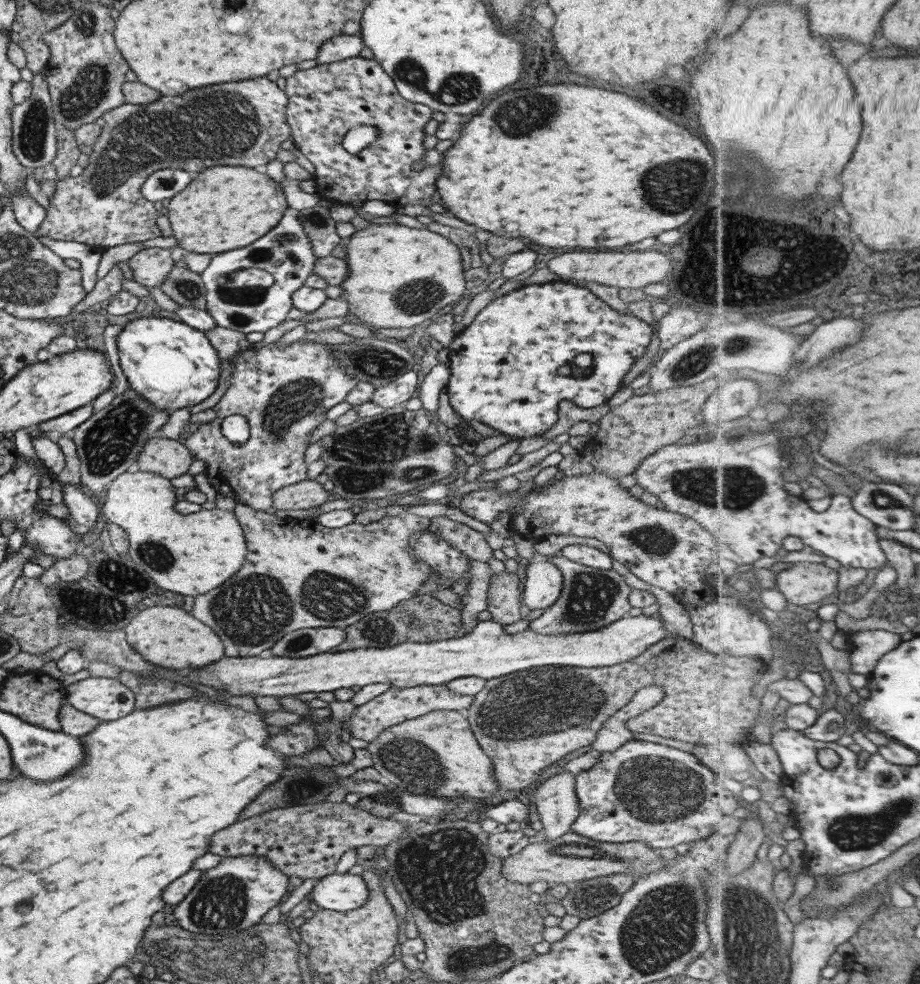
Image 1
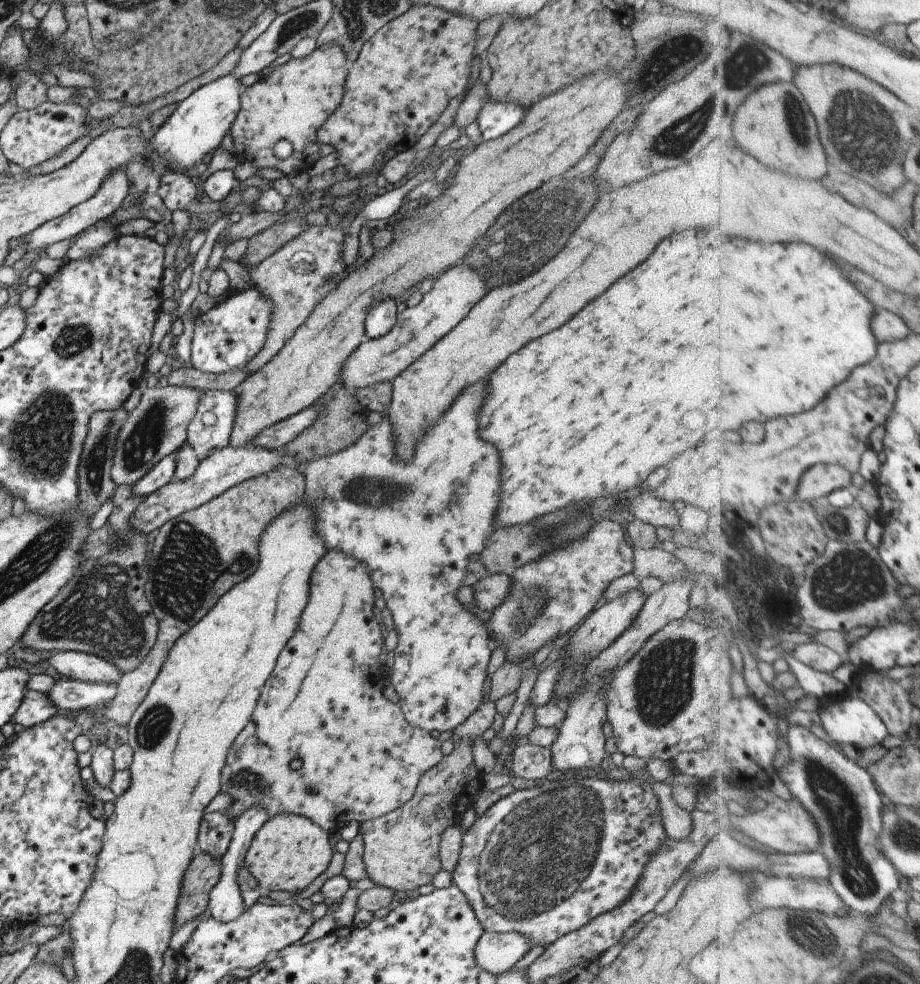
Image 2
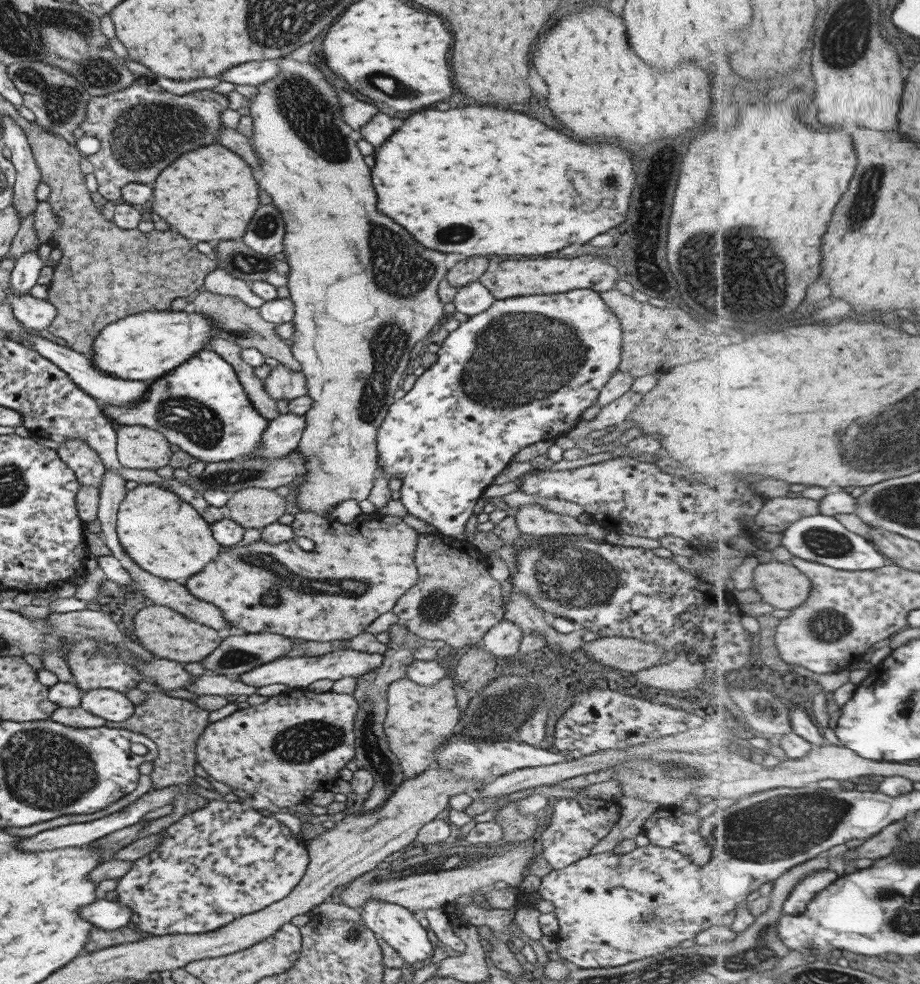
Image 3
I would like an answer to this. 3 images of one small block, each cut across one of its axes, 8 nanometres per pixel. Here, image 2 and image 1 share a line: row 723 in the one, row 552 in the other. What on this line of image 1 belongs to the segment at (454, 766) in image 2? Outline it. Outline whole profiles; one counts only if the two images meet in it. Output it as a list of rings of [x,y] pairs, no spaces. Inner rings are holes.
[[[436,516],[431,518],[431,522],[446,542],[462,551],[469,559],[488,562],[493,558],[493,550],[485,540],[486,534],[462,522],[451,520],[448,516]]]

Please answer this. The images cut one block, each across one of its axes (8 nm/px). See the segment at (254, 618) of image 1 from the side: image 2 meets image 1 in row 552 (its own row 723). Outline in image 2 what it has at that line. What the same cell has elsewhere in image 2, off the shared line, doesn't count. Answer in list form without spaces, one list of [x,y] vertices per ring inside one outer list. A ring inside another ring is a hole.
[[[328,552],[318,563],[316,570],[312,572],[312,590],[310,590],[308,606],[306,606],[306,610],[302,614],[302,622],[300,622],[294,638],[280,652],[278,664],[276,664],[274,672],[270,674],[266,686],[262,688],[260,700],[256,703],[248,724],[234,739],[226,755],[224,768],[222,768],[222,788],[220,788],[220,793],[232,796],[234,802],[232,802],[230,808],[222,811],[222,813],[232,819],[234,824],[243,812],[247,812],[249,808],[256,806],[267,812],[268,819],[281,814],[300,815],[310,819],[331,835],[336,831],[342,830],[349,822],[354,821],[361,825],[366,821],[380,818],[408,802],[414,796],[422,775],[442,760],[444,753],[440,749],[441,745],[438,739],[433,738],[427,730],[408,722],[399,706],[388,708],[388,710],[372,708],[372,696],[374,694],[368,694],[368,690],[378,684],[378,678],[382,679],[383,671],[378,663],[378,658],[380,658],[380,652],[384,650],[385,646],[385,635],[380,629],[381,621],[374,614],[374,592],[376,592],[376,589],[371,577],[371,570],[356,557],[352,555],[344,556],[342,552]],[[296,758],[300,758],[302,766],[297,770],[292,770],[290,762],[296,760]]]

